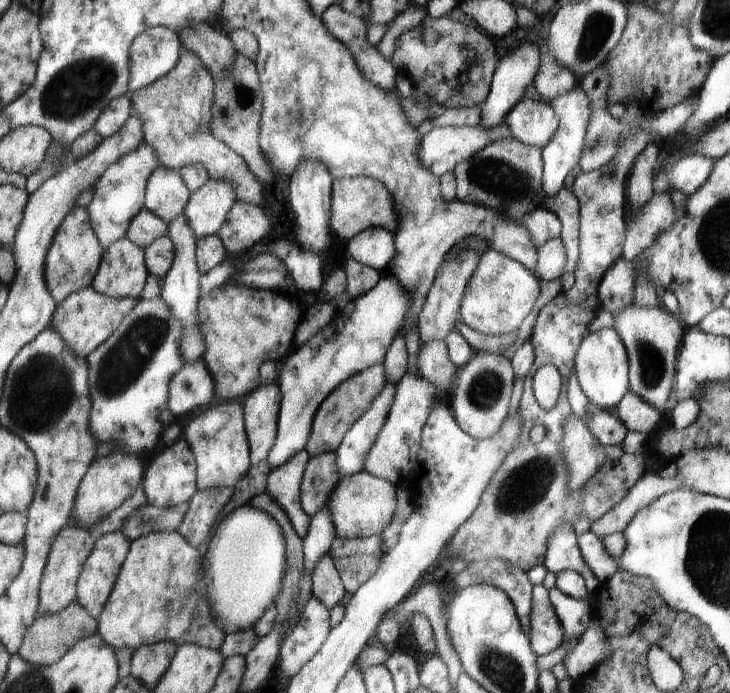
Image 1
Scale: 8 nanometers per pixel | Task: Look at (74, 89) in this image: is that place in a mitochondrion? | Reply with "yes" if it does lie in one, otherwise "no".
yes

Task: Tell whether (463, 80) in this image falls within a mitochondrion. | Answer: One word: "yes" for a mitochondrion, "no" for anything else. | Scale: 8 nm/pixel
yes

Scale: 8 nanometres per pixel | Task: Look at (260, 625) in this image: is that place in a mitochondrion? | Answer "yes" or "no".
no

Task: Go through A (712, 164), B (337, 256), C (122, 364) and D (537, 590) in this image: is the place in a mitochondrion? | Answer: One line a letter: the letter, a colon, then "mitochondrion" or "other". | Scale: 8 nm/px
A: other
B: other
C: mitochondrion
D: other

